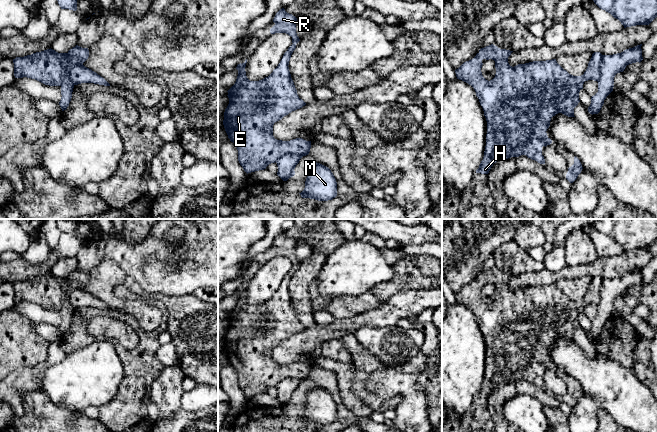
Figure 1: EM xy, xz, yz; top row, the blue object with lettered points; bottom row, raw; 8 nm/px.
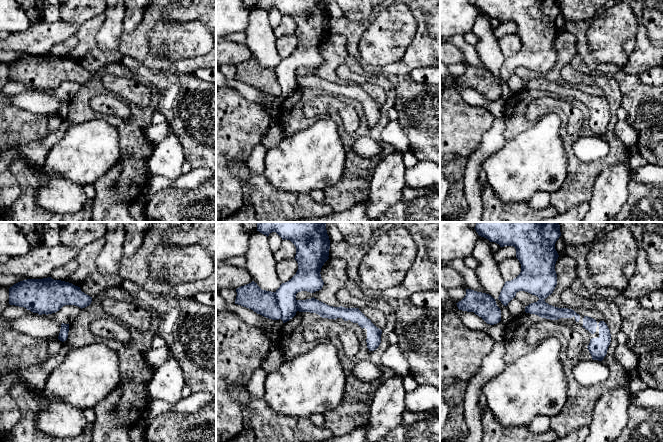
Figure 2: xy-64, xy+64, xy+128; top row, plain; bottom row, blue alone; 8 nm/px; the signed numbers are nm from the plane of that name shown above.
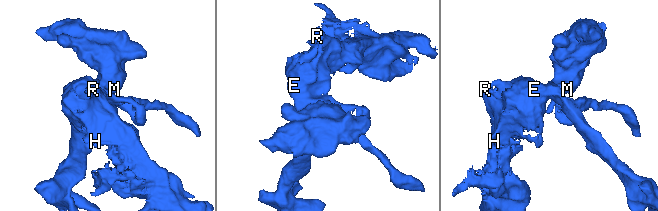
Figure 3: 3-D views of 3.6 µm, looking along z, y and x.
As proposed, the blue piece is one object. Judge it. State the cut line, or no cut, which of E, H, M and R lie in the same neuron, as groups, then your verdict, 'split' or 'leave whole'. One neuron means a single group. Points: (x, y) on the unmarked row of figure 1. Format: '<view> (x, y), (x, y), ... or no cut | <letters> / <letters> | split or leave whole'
xy (68, 277), (68, 285), (63, 291), (63, 303), (60, 309) | E H R / M | split

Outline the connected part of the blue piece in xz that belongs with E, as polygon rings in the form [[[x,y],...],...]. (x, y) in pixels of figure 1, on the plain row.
[[[282,232],[273,246],[275,249],[270,257],[286,257],[292,261],[293,268],[273,296],[262,304],[250,305],[247,302],[247,283],[238,288],[236,306],[227,315],[229,328],[224,336],[223,349],[238,374],[238,385],[247,398],[266,393],[288,377],[306,380],[311,372],[311,365],[302,362],[282,365],[273,360],[275,346],[306,329],[297,318],[288,291],[300,265],[296,257],[297,242]]]

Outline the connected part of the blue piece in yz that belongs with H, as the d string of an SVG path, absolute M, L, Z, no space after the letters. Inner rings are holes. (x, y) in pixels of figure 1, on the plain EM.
M491 268L481 272L473 283L464 286L455 294L457 303L474 312L487 345L484 381L476 397L488 398L497 385L521 379L545 388L542 371L552 367L546 357L551 342L558 337L575 341L574 332L580 326L579 316L583 313L584 306L600 304L603 280L600 276L592 278L588 291L581 300L569 298L556 283L533 285L512 291L508 287L512 276ZM483 283L495 285L496 298L490 305L486 304L481 296Z

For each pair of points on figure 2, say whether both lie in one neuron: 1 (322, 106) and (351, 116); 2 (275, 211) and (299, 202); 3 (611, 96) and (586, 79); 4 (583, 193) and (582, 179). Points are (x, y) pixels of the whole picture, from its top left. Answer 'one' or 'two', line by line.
1: one
2: one
3: one
4: one

